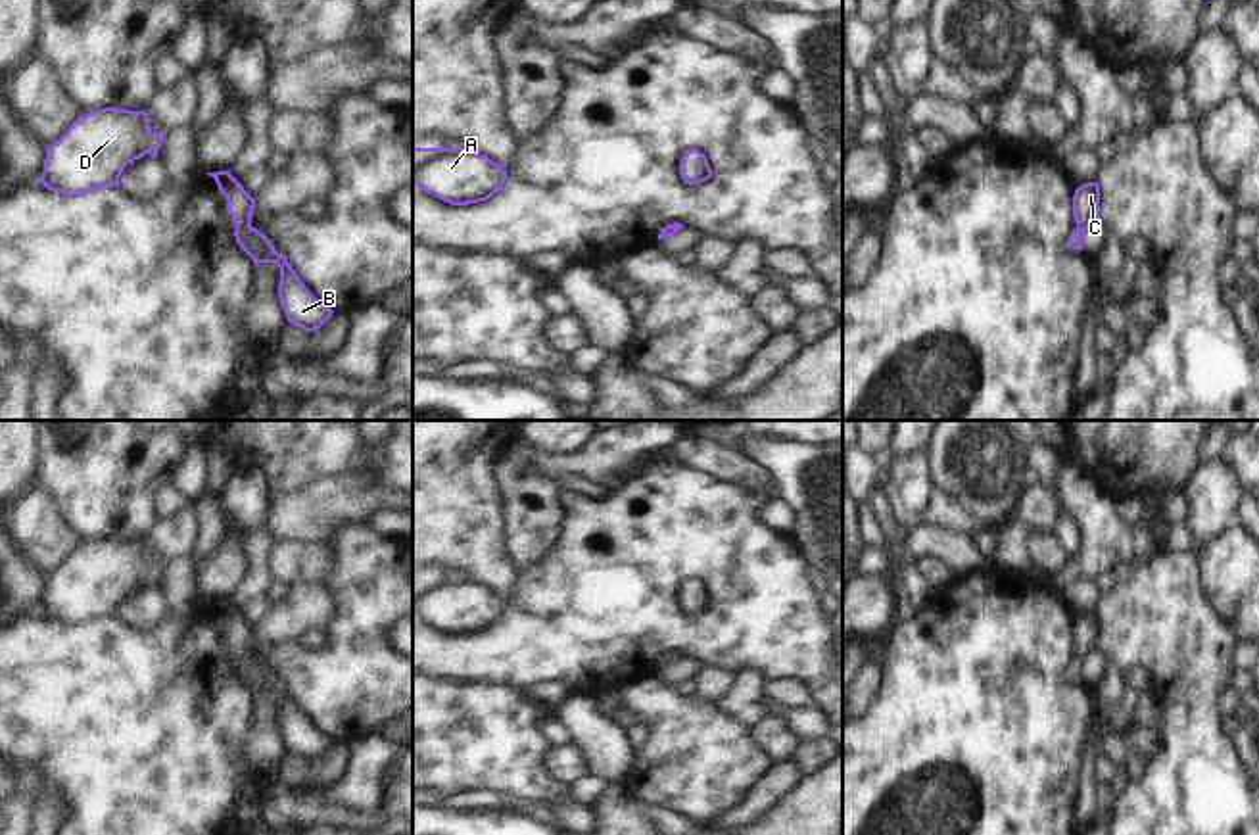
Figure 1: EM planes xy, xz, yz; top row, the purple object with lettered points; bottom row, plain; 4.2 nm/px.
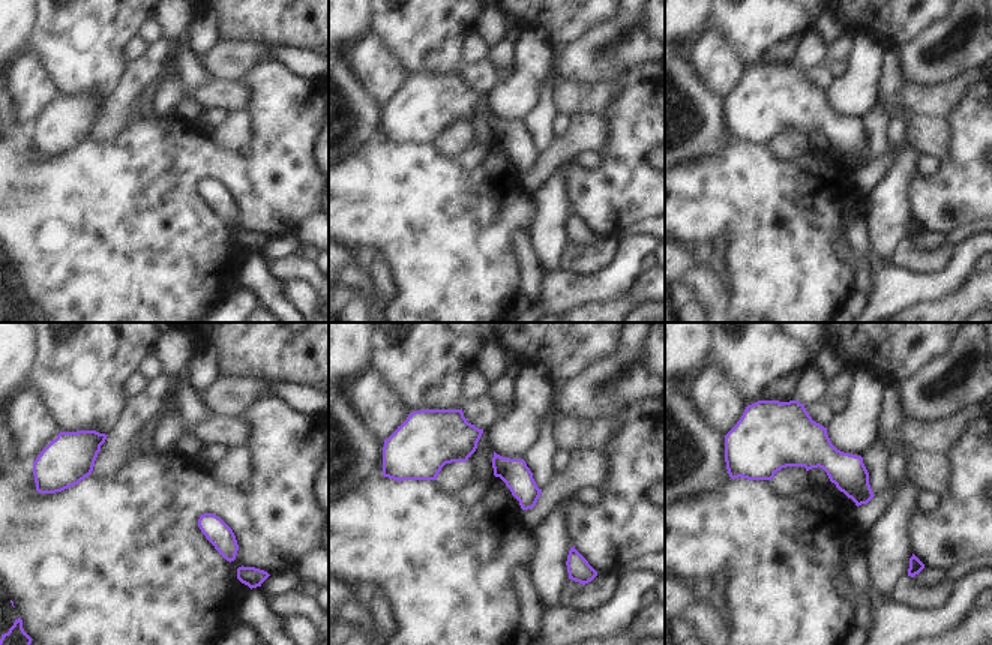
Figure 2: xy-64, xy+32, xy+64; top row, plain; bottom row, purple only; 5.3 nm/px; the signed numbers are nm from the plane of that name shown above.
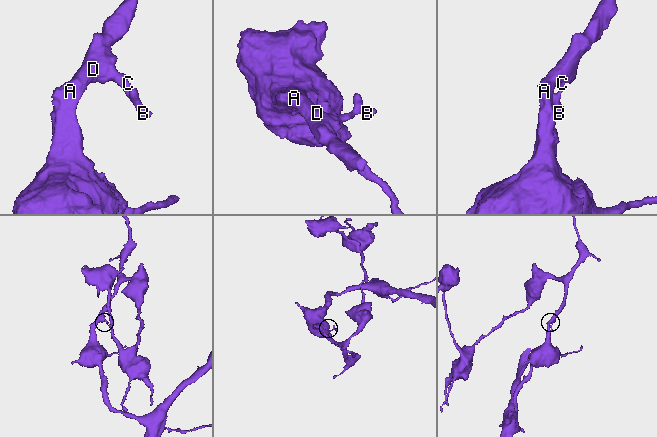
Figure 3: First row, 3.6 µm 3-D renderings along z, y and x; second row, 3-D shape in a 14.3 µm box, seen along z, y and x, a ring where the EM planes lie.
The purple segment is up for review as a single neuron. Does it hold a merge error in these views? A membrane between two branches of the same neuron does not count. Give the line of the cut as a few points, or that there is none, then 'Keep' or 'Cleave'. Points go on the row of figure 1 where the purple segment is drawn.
No split. Keep

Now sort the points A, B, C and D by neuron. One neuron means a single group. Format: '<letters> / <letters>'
A B C D

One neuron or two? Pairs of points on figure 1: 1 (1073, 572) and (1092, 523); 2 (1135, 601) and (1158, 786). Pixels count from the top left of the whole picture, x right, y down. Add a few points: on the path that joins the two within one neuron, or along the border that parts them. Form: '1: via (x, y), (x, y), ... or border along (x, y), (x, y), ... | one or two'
1: via (1085, 561), (1092, 553), (1092, 534) | one
2: via (1181, 647), (1183, 739) | one

